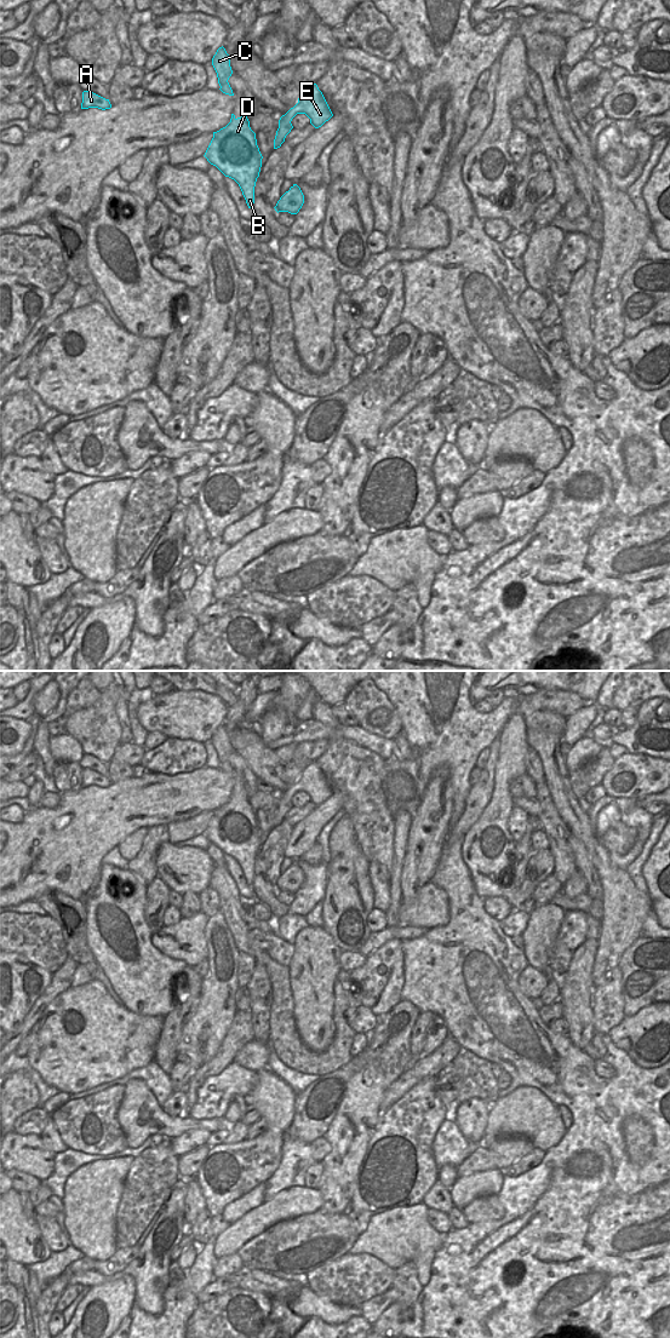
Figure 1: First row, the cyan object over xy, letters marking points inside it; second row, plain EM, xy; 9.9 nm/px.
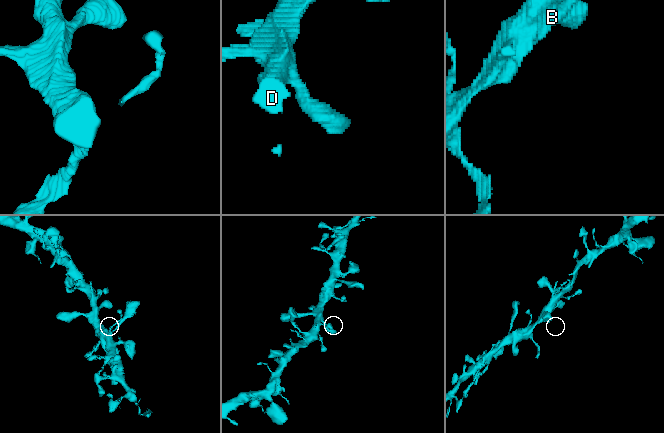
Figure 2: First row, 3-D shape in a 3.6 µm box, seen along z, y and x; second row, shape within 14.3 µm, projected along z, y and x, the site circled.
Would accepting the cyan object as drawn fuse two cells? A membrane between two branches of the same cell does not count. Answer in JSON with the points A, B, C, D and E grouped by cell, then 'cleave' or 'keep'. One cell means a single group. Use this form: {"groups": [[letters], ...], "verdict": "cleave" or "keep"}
{"groups": [["A", "B", "C", "D", "E"]], "verdict": "keep"}

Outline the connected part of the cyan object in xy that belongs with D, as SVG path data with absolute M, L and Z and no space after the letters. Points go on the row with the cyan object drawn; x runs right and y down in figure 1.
M247 115L235 117L217 132L204 155L225 177L234 179L248 208L254 203L254 186L262 167L262 154Z

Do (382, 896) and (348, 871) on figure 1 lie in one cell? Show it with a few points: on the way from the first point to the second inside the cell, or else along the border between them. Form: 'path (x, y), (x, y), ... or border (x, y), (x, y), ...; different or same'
border (368, 862), (368, 879), (373, 907); different

